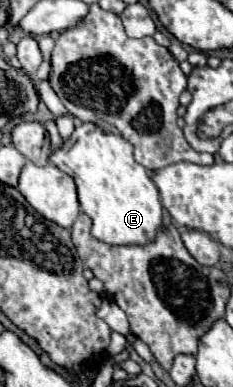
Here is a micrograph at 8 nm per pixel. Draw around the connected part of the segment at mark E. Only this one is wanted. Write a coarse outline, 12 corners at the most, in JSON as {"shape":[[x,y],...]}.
{"shape":[[79,123],[49,161],[77,183],[91,235],[149,243],[159,191],[133,145]]}

